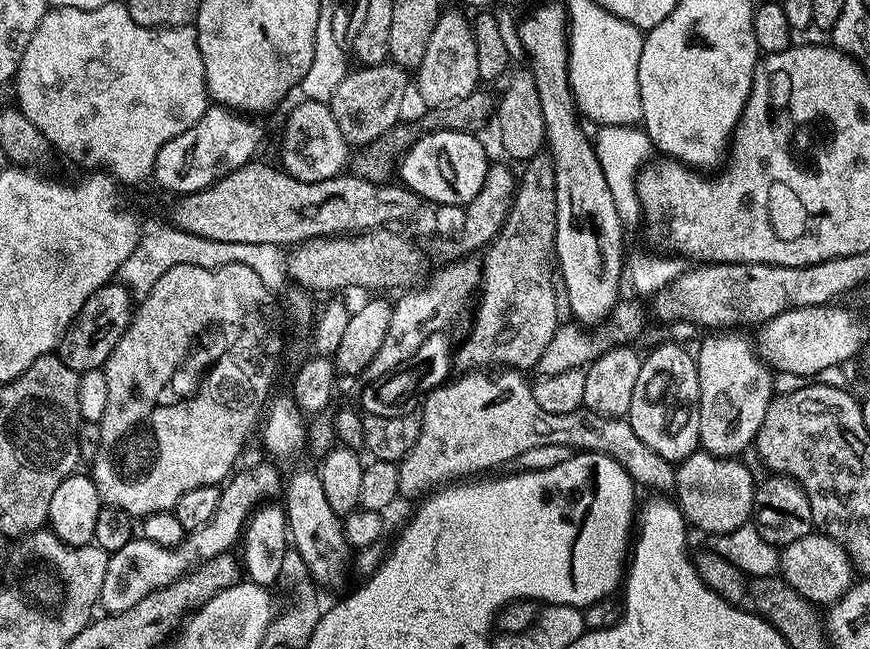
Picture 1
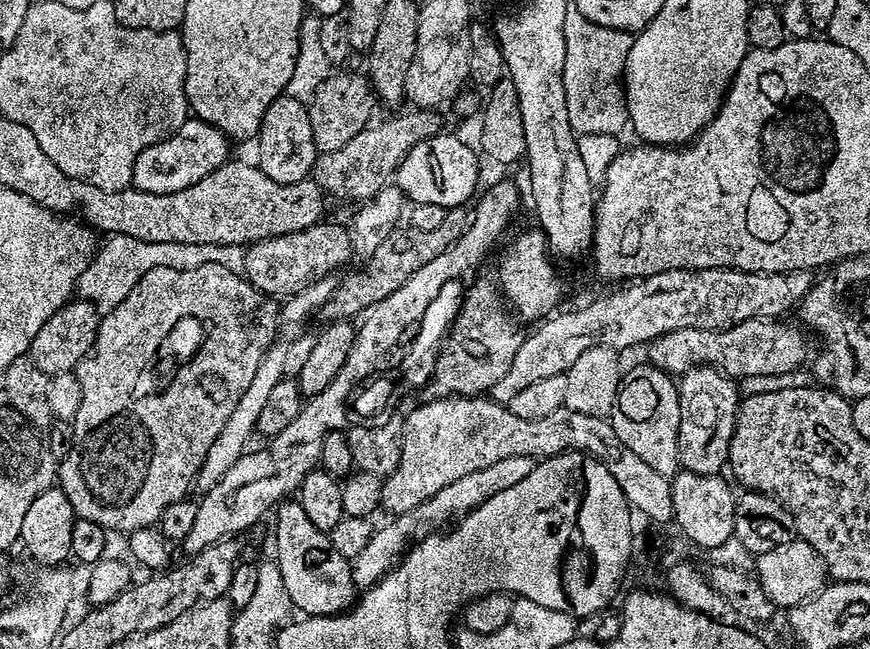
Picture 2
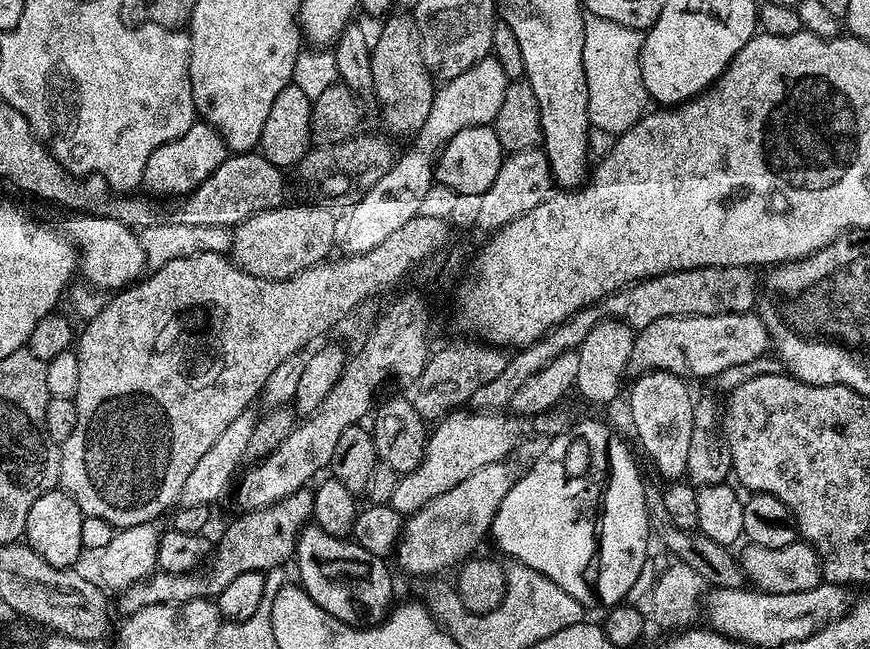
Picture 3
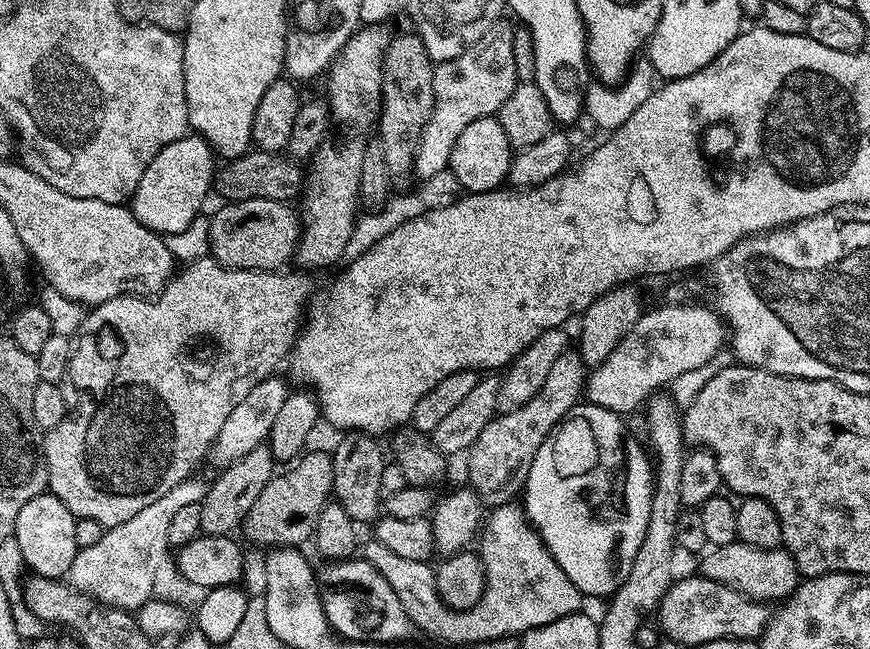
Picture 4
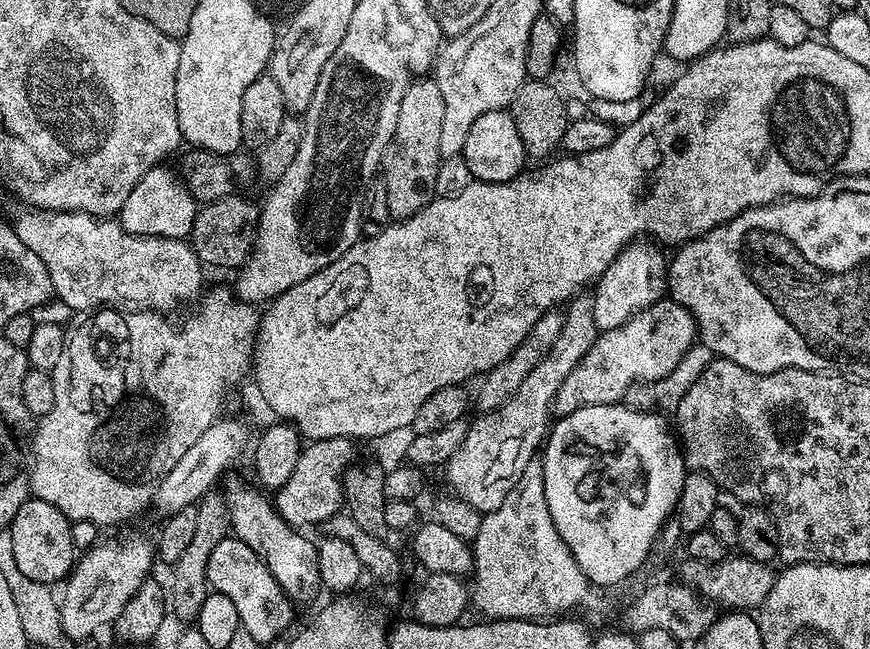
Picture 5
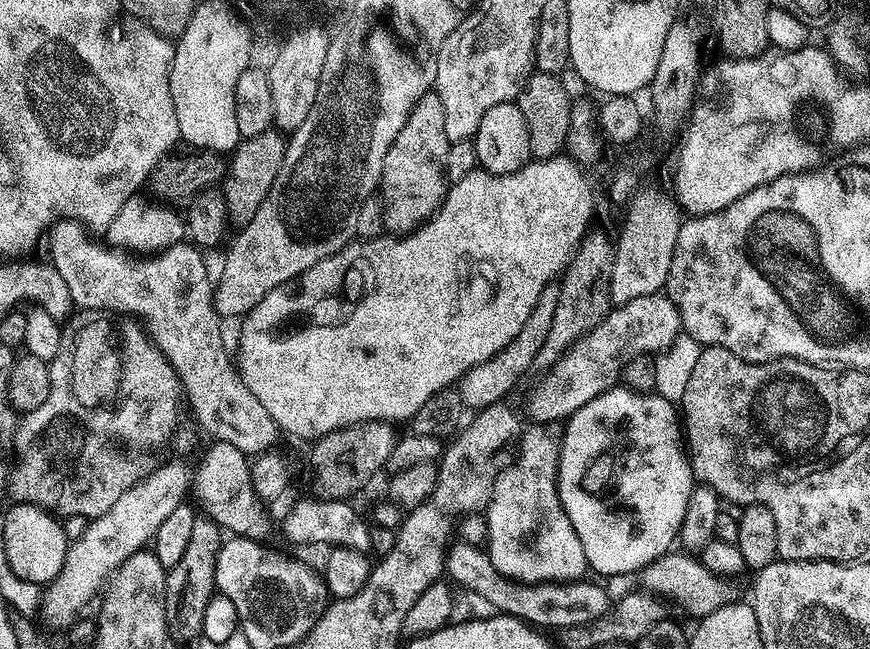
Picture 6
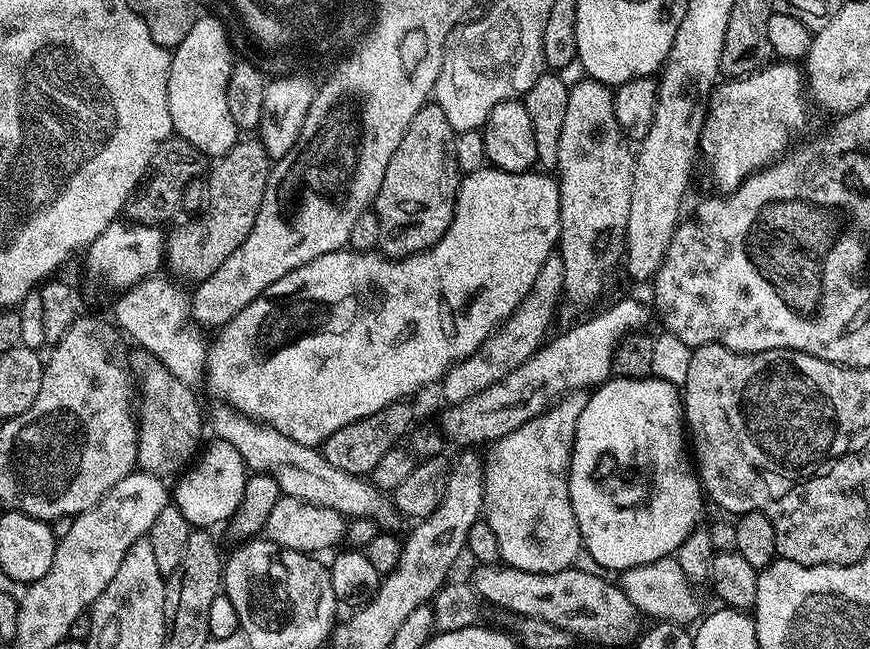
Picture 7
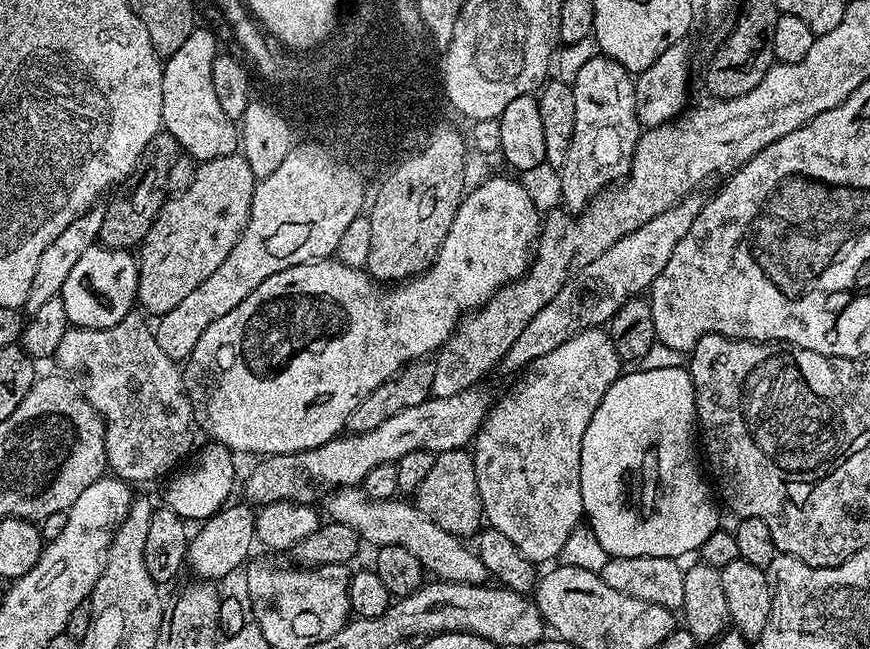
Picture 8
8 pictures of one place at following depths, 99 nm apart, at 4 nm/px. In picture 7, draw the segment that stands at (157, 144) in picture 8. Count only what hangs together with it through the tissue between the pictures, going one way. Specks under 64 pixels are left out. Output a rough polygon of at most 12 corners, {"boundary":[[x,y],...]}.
{"boundary":[[175,134],[124,203],[133,224],[164,226],[206,158]]}

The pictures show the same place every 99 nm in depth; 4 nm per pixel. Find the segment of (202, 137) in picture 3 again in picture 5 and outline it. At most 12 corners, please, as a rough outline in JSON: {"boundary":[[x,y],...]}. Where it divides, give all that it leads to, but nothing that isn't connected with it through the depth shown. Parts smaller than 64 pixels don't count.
{"boundary":[[175,170],[138,178],[119,210],[135,236],[191,237],[198,201]]}

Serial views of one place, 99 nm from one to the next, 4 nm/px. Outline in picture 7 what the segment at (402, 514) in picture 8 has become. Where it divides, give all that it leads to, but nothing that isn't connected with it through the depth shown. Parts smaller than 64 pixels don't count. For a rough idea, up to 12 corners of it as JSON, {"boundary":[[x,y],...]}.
{"boundary":[[234,410],[215,439],[283,495],[371,520],[398,521],[365,477],[338,470],[319,447]]}

